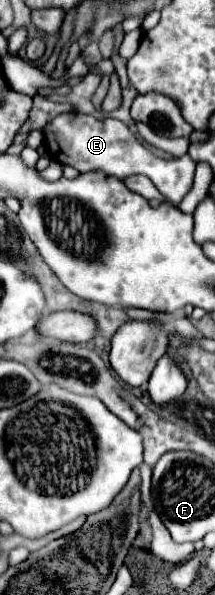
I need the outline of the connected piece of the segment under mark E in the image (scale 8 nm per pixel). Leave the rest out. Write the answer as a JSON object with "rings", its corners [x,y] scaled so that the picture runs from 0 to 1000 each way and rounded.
{"rings":[[[279,192],[242,205],[223,205],[195,218],[214,229],[214,249],[233,266],[279,276],[335,279],[363,289],[456,286],[484,289],[493,296],[540,296],[558,303],[614,292],[670,292],[707,303],[707,309],[744,319],[744,326],[809,346],[837,343],[837,336],[893,313],[912,276],[874,262],[847,262],[828,269],[735,266],[688,249],[670,249],[595,218],[595,212],[558,202],[530,198],[456,202],[400,192]]]}

